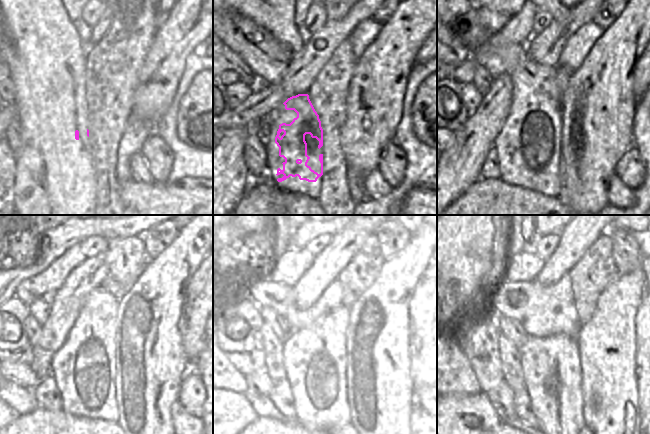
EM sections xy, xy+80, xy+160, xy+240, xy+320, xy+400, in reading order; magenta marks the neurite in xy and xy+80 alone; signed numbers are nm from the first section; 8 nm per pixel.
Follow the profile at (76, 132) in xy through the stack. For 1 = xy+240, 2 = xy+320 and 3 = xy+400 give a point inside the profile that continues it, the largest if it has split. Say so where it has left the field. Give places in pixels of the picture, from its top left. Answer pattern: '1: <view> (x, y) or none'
1: xy+240 (84, 366)
2: xy+320 (315, 359)
3: xy+400 (551, 367)

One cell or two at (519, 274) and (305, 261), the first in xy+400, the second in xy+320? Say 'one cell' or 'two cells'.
one cell

